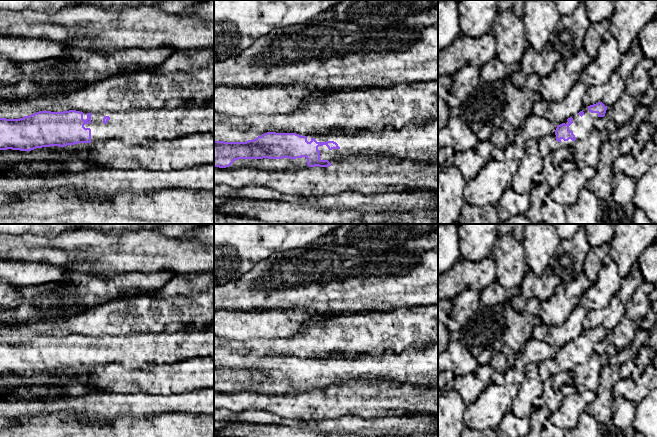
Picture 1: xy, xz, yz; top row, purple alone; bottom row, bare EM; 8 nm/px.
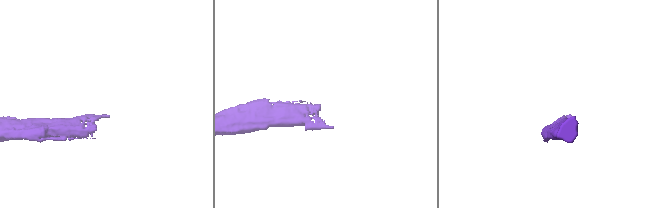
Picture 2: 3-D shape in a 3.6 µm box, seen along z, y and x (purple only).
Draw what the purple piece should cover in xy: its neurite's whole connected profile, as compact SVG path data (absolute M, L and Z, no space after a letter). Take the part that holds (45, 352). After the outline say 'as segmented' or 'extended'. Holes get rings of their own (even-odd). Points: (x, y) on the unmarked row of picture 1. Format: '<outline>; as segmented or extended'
M214 330L174 334L138 334L127 337L83 337L39 335L19 343L0 342L0 374L31 375L36 372L66 371L78 367L120 364L127 369L144 369L150 365L175 364L193 358L214 358Z; extended

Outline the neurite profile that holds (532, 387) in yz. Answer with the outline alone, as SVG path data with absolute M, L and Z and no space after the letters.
M531 363L526 366L526 377L519 385L519 393L512 405L511 411L516 416L529 418L534 409L534 399L542 396L544 385L539 375L538 365Z

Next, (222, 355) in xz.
M438 304L414 307L397 308L392 311L368 311L339 315L325 322L310 322L304 330L290 338L264 338L247 341L227 341L224 345L214 346L214 364L224 366L246 366L249 359L261 360L267 356L296 357L301 360L354 360L361 355L373 357L382 356L387 350L396 354L407 348L423 348L438 343Z

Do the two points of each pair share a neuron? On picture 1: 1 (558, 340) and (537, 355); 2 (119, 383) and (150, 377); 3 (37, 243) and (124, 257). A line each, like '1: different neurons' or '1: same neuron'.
1: different neurons
2: same neuron
3: same neuron

